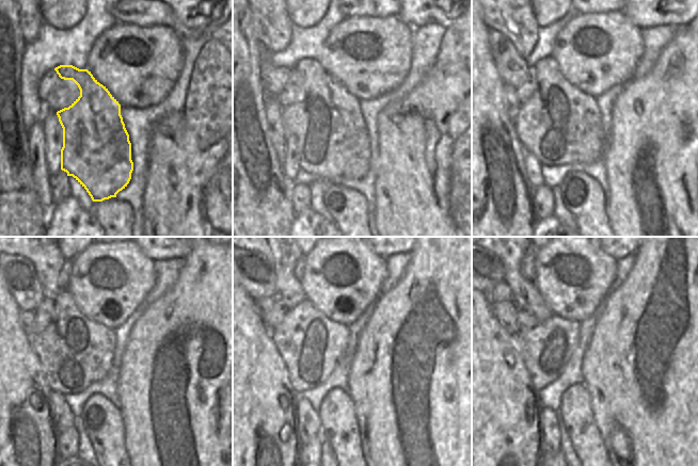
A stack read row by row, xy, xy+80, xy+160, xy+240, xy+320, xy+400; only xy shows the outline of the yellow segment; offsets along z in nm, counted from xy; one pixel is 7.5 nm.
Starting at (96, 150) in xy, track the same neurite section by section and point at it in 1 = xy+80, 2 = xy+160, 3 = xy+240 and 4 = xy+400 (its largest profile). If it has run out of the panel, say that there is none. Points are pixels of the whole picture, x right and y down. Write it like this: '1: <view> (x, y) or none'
1: xy+80 (333, 144)
2: xy+160 (559, 124)
3: xy+240 (74, 351)
4: xy+400 (545, 347)

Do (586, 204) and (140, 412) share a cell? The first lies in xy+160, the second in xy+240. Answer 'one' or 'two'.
two

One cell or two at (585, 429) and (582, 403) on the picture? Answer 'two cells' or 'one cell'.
one cell

